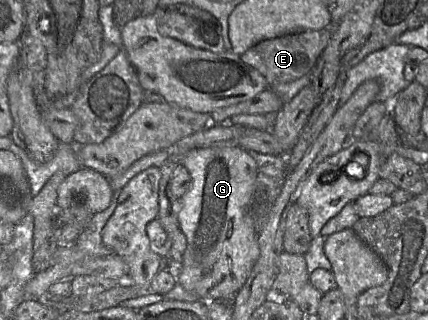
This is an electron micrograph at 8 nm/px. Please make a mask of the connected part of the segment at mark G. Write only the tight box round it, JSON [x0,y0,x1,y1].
[176,146,259,303]

